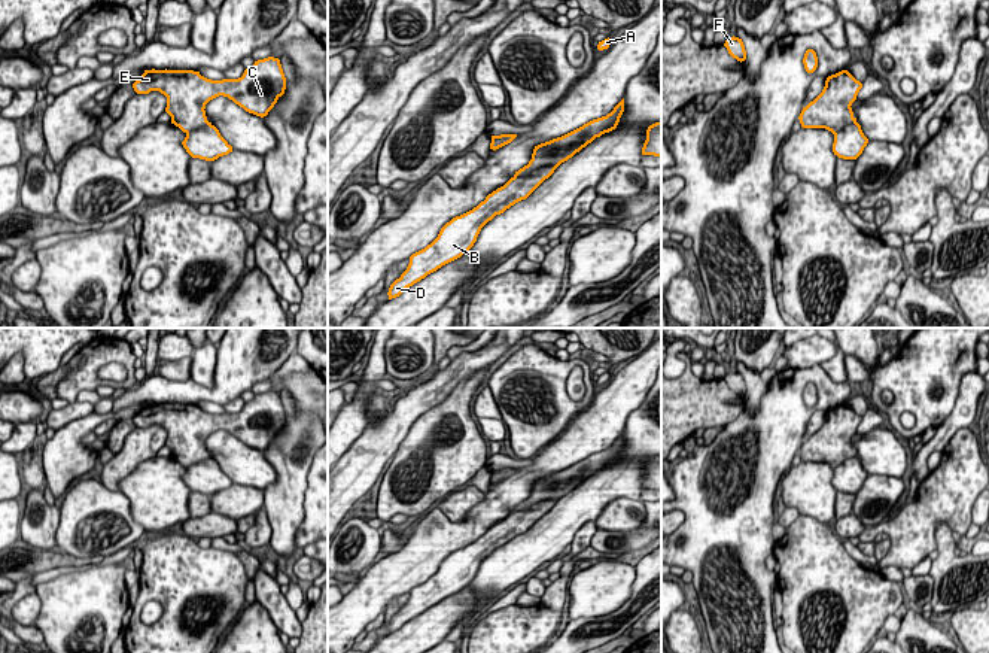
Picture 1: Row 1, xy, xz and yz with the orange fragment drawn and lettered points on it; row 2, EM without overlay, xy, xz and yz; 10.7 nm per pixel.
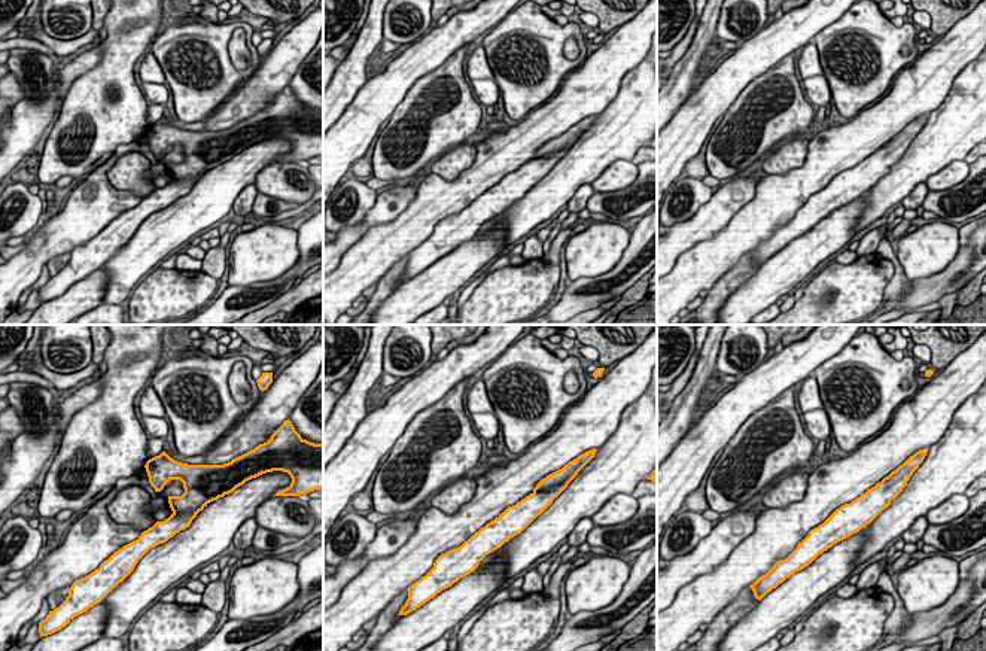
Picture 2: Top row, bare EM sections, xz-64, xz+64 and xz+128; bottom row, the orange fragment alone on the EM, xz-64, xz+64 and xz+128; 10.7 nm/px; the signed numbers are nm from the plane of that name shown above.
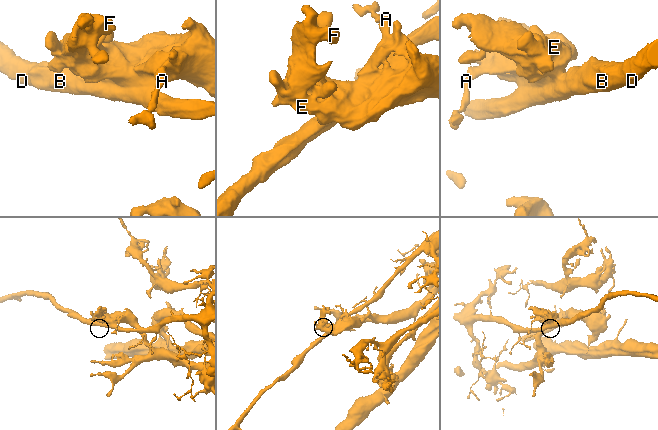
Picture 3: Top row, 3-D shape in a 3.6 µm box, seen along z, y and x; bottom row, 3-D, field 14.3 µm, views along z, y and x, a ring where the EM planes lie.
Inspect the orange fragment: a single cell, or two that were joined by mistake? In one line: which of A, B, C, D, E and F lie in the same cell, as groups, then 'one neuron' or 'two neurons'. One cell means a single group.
groups A C E F / B D; two neurons

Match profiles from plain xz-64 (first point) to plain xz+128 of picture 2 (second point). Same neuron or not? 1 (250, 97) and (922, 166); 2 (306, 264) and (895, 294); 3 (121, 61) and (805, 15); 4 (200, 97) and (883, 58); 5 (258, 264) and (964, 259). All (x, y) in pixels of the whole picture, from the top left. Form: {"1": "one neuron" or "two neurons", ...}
{"1": "two neurons", "2": "two neurons", "3": "two neurons", "4": "one neuron", "5": "two neurons"}

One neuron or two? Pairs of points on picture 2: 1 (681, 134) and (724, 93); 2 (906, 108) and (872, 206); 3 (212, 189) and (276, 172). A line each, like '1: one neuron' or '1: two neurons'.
1: one neuron
2: two neurons
3: two neurons

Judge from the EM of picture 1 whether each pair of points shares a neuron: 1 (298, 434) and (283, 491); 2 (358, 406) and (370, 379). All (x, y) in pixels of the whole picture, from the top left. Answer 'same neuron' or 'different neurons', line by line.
1: same neuron
2: same neuron

